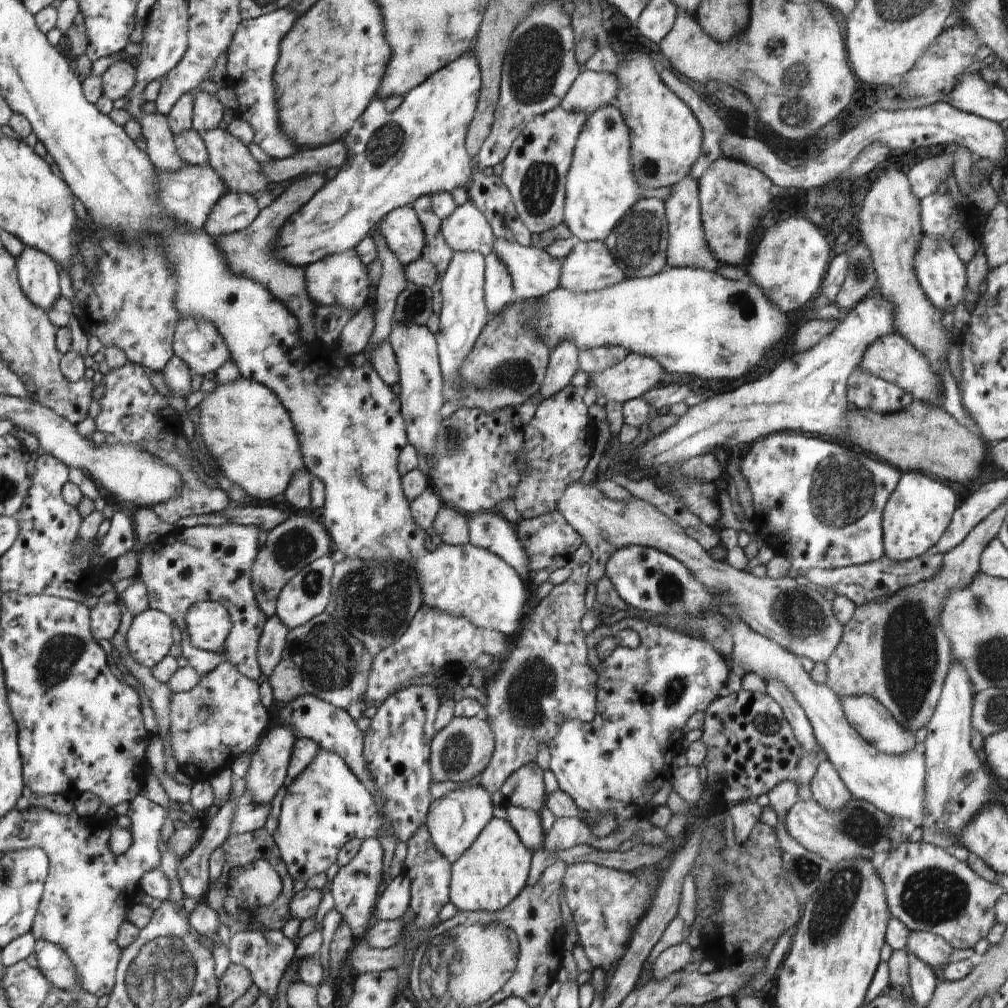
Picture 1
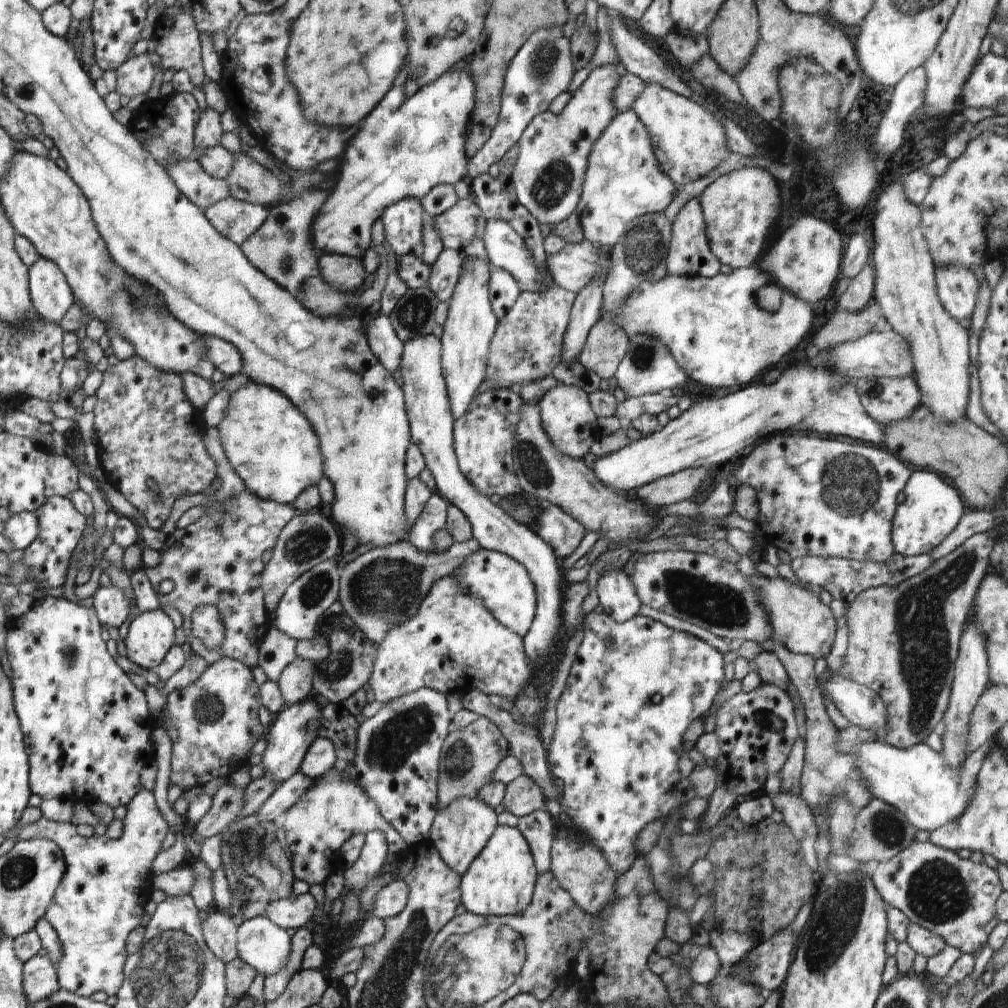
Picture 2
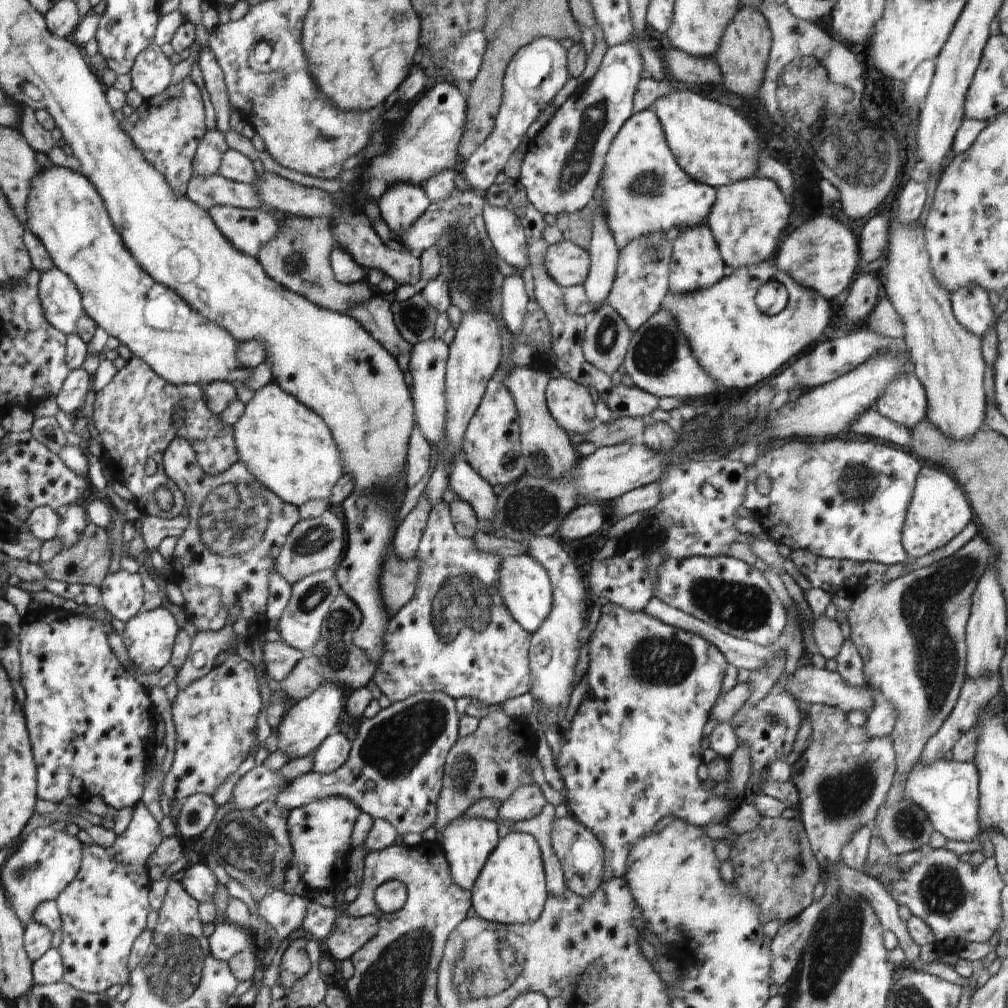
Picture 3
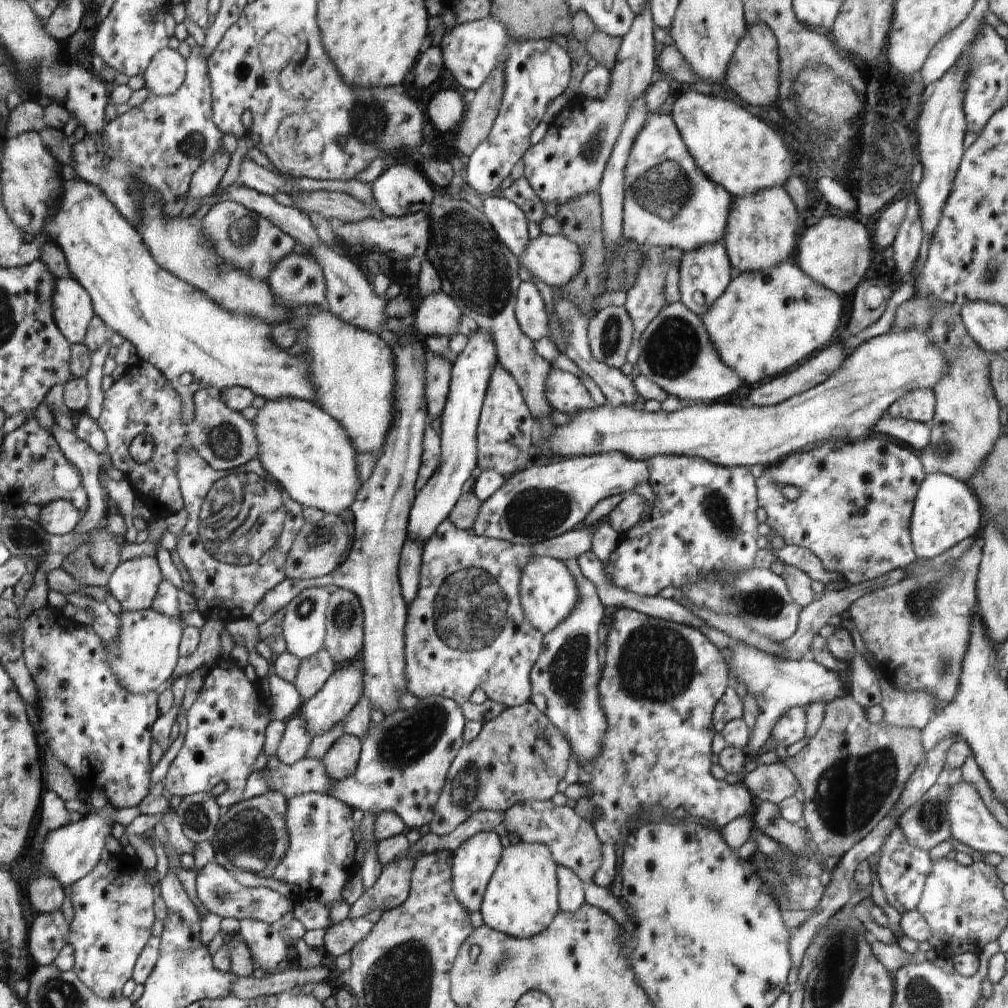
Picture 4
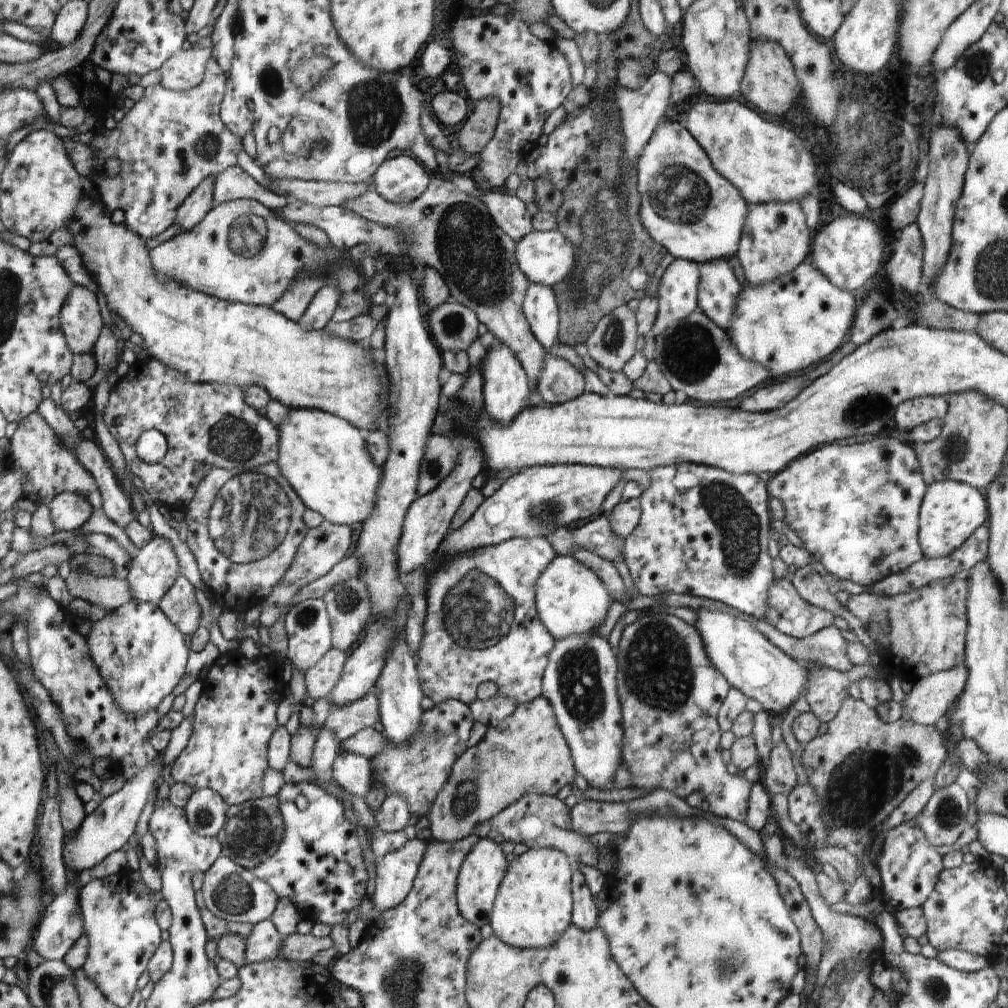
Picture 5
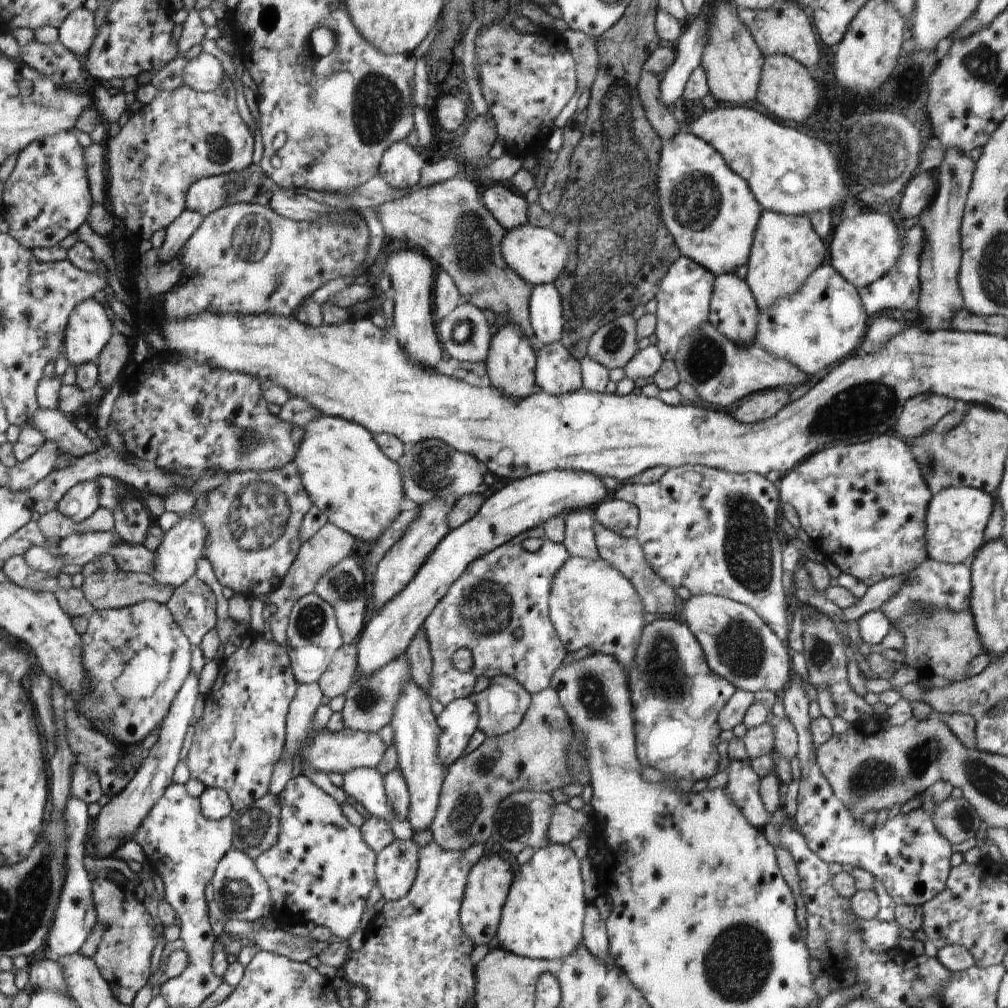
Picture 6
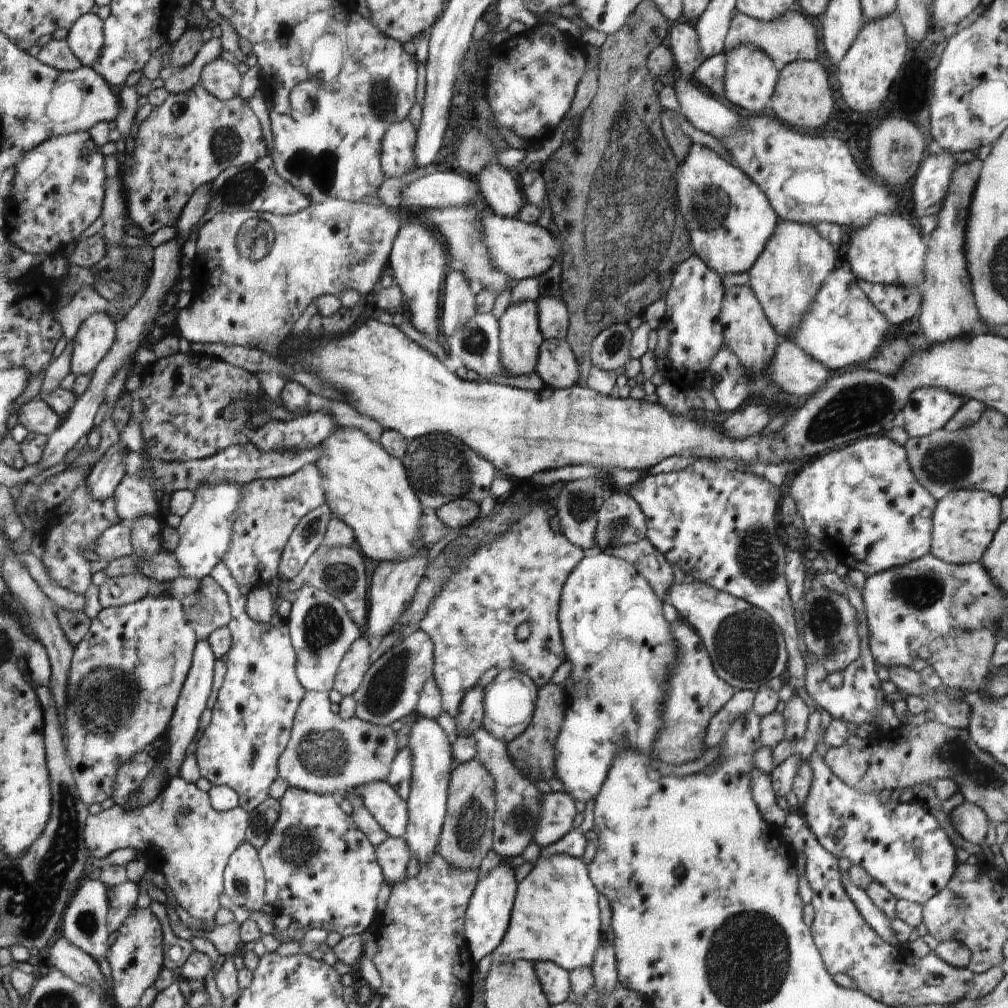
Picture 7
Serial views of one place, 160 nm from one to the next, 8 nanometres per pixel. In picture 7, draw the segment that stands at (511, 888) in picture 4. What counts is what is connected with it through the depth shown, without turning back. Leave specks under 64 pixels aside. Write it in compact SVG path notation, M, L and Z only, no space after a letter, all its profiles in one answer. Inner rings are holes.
M554 854L525 869L518 886L512 924L506 942L491 954L494 964L526 960L554 962L563 970L590 969L600 949L598 892L590 882L588 864L566 854Z

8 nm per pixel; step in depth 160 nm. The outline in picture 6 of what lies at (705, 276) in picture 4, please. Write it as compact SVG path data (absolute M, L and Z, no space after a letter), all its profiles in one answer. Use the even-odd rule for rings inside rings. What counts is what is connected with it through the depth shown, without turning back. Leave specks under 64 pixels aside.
M735 272L716 276L708 322L733 343L746 346L755 342L755 330L760 326L760 310L749 283L738 278Z

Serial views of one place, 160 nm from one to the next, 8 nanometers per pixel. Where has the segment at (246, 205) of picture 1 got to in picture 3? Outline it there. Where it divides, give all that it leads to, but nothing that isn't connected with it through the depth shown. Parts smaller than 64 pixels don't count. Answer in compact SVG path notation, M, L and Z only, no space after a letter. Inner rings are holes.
M216 205L209 209L213 221L229 241L244 254L258 258L262 246L280 236L280 223L264 209L239 209Z

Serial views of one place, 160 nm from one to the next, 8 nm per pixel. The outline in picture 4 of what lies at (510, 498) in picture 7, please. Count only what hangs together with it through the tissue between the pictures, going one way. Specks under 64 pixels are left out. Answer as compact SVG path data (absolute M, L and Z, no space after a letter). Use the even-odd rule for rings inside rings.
M448 518L439 527L437 534L430 538L426 544L423 544L420 584L418 584L416 598L414 598L412 604L408 604L410 606L410 630L406 630L406 646L410 646L410 654L406 654L406 658L410 658L410 692L416 698L424 699L435 695L453 699L454 702L463 706L476 688L482 688L489 700L507 708L514 707L516 704L524 705L524 702L530 698L530 672L533 672L533 668L536 666L545 646L545 635L541 634L533 626L533 623L526 618L524 608L522 608L522 600L520 600L520 578L522 578L524 566L528 566L528 562L534 558L532 549L532 545L527 546L526 544L513 544L498 539L482 538L482 536L475 535L471 531L458 530Z

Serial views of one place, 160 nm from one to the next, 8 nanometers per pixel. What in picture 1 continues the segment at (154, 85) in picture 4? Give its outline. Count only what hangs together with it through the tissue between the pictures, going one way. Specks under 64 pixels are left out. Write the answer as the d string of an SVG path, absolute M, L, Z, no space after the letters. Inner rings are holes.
M129 58L111 65L101 75L102 95L106 95L110 100L118 100L130 92L136 84L136 67Z

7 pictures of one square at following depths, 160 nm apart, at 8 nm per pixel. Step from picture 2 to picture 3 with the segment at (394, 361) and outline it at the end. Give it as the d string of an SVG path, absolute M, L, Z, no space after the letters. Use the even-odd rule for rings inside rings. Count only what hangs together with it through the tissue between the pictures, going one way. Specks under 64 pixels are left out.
M372 297L368 302L354 305L345 314L357 319L390 354L411 352L413 345L402 338L394 324L390 297Z

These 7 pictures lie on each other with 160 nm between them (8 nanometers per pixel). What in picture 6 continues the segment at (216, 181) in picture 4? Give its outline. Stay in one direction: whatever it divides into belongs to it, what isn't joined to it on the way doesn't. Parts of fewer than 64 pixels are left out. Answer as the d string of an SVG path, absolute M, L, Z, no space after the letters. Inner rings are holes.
M186 208L180 217L166 230L166 237L157 251L161 264L166 264L180 254L185 242L193 236L202 224L203 214Z

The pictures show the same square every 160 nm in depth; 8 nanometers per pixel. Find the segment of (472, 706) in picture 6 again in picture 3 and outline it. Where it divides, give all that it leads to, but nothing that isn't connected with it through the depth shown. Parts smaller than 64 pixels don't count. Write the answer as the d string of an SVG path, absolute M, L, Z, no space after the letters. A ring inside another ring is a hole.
M422 691L393 702L387 708L380 709L373 718L360 721L356 738L352 741L349 761L341 769L325 775L312 771L295 778L274 801L280 808L290 812L313 800L342 796L357 803L362 812L367 812L373 819L384 819L392 823L401 838L413 832L423 833L435 826L437 800L443 786L444 763L448 751L458 740L458 713L452 697L440 691Z

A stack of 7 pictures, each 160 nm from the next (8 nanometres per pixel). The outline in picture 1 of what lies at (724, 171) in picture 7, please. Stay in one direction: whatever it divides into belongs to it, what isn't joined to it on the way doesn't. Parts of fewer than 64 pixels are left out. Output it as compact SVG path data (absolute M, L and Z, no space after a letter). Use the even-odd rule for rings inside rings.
M614 103L601 106L585 122L582 142L578 142L578 154L574 154L574 170L570 170L570 206L566 206L565 225L576 240L604 243L618 222L640 200L638 196L642 190L644 188L631 171L629 128L623 121L622 113Z

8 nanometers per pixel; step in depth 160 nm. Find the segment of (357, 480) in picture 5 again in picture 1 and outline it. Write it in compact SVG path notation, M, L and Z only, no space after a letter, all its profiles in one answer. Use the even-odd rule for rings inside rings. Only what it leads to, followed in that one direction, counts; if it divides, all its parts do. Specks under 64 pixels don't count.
M240 377L230 383L217 384L214 391L206 393L199 403L197 418L200 436L216 463L217 471L232 480L233 484L238 484L255 503L261 504L284 494L292 476L305 469L289 411L281 399L262 383Z

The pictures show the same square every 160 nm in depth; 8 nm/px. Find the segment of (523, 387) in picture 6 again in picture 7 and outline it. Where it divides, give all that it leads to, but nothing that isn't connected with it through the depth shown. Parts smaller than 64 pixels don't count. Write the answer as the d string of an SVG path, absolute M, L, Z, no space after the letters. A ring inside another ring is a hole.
M524 300L508 305L506 312L498 319L500 328L500 360L507 374L516 377L535 372L540 359L540 349L545 336L541 334L540 310L538 302Z

